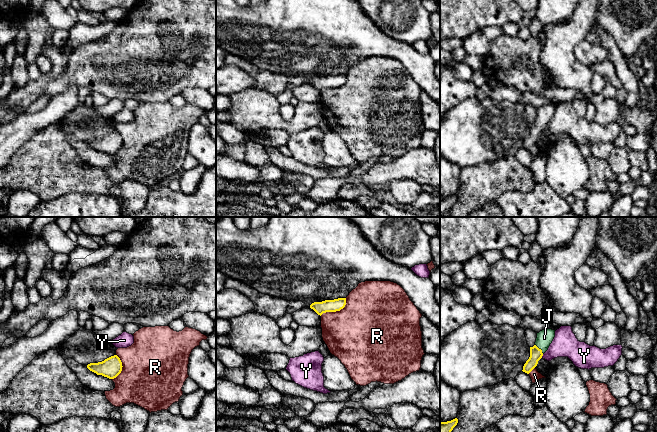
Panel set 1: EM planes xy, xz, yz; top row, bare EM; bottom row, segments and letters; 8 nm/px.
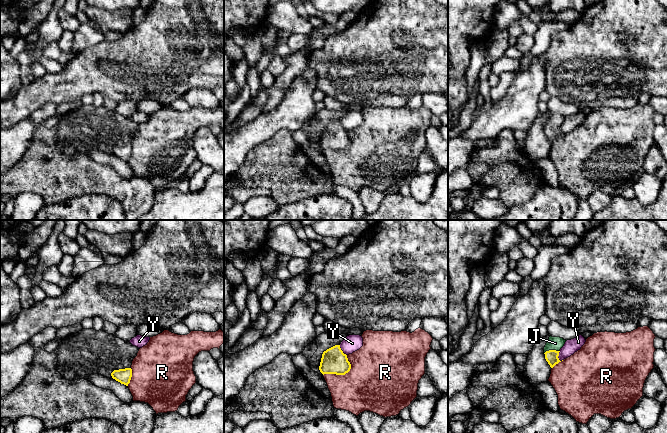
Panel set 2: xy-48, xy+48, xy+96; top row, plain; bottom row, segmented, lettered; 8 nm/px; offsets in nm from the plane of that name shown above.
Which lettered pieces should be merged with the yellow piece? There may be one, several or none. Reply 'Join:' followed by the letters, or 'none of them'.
Join: J

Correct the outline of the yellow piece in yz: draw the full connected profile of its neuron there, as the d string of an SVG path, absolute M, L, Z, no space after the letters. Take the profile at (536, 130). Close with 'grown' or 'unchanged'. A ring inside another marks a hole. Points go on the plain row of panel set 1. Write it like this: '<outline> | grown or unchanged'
M546 105L537 109L535 121L530 123L530 133L523 142L523 148L529 150L538 140L543 130L548 126L555 113L555 106Z | grown

